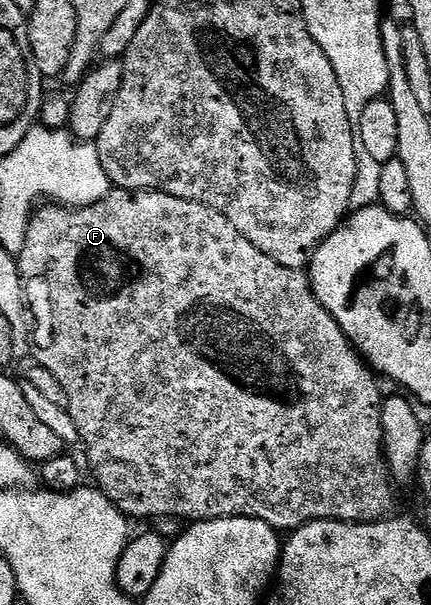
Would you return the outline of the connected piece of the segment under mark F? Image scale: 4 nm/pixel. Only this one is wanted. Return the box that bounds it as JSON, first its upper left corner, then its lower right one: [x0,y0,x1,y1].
[18,188,396,531]

